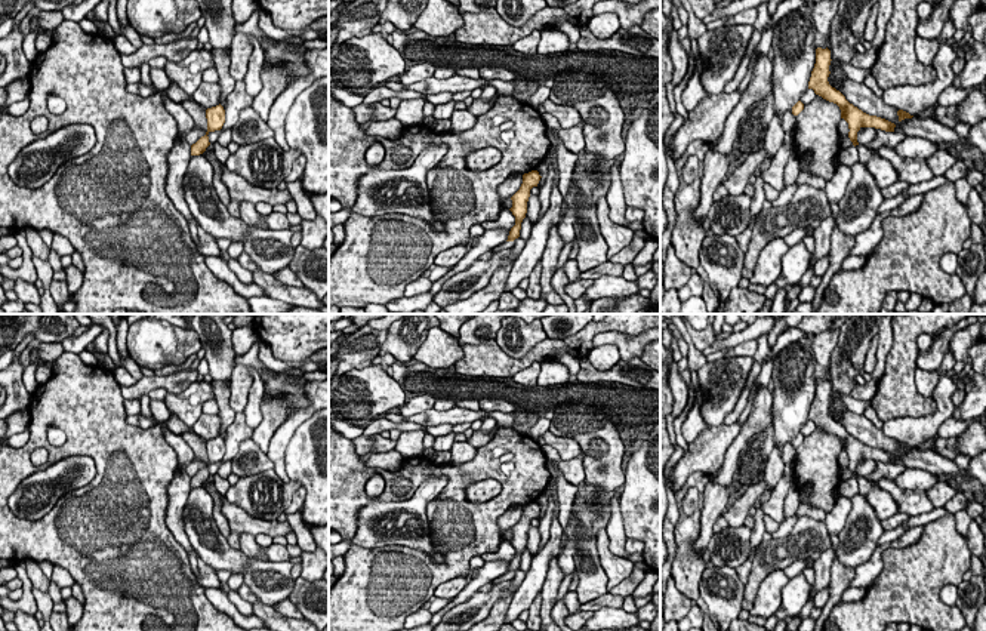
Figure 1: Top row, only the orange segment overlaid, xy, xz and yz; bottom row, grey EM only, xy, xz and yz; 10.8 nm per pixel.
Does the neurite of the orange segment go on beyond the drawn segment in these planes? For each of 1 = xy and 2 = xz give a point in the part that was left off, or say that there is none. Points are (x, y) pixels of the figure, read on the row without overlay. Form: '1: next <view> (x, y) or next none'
1: next none
2: next none

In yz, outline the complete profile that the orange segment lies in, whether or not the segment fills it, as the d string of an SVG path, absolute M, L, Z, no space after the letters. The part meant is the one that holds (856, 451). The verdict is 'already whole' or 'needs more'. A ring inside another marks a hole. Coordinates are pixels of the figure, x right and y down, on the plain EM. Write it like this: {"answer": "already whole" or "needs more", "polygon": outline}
{"answer": "already whole", "polygon": "M817 379L816 381L816 395L811 403L811 409L808 413L808 421L813 421L816 427L822 428L823 431L834 434L839 438L841 441L841 450L844 450L848 455L848 470L853 474L853 477L859 477L857 474L857 464L862 459L875 459L881 461L885 464L894 464L896 456L876 449L876 447L869 447L850 435L845 428L832 419L828 413L828 409L831 406L829 397L831 397L831 382Z"}

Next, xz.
{"answer": "already whole", "polygon": "M531 502L531 504L523 507L523 515L521 515L520 521L511 529L512 539L509 542L515 548L515 557L511 560L506 573L514 573L515 570L520 569L521 554L527 545L527 533L530 529L530 521L533 518L537 518L540 510L542 508L539 507L537 502Z"}

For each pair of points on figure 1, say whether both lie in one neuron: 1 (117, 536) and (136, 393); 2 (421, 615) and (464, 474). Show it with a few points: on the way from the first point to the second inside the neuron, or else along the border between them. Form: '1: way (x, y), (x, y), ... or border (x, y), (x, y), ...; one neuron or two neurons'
1: border (120, 385), (120, 394), (125, 399); two neurons
2: border (422, 606), (407, 615); two neurons

